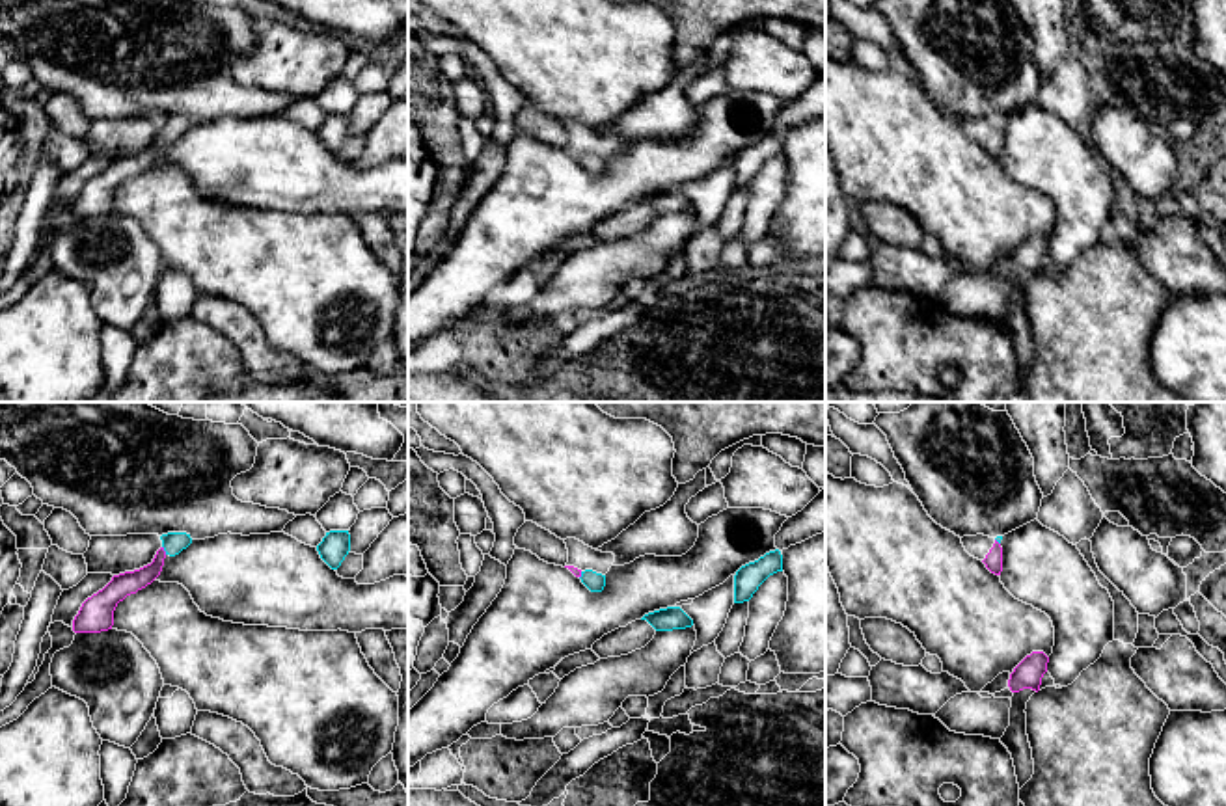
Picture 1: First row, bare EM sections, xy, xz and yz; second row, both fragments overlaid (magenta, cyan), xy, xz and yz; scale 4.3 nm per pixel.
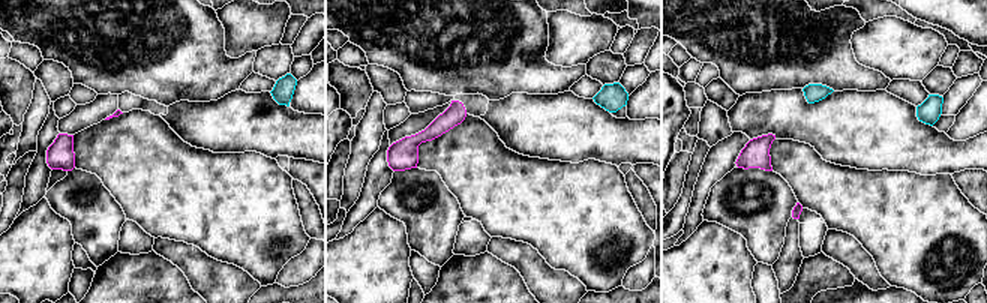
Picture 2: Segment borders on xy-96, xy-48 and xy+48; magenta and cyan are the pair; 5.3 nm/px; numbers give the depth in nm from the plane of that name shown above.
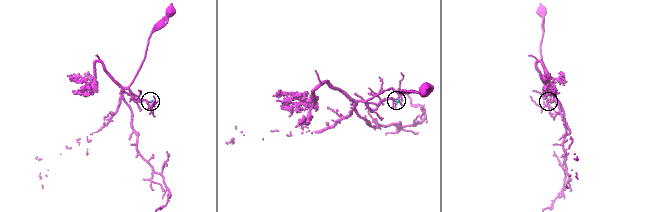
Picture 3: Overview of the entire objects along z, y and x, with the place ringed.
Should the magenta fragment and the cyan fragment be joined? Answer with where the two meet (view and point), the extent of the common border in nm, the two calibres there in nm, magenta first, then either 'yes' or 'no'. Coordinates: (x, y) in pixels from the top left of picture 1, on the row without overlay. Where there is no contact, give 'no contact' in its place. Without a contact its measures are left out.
xy (163, 133) | 40 nm | 100/100 nm | yes

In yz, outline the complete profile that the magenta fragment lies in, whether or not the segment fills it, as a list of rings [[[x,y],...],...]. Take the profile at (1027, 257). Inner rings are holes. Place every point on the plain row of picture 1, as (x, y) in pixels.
[[[1043,235],[1027,238],[1010,257],[1008,270],[1014,275],[1010,290],[1010,309],[1001,326],[1008,331],[1014,343],[1019,372],[1034,357],[1032,331],[1027,318],[1027,285],[1040,274],[1042,261],[1047,255],[1049,240]]]

